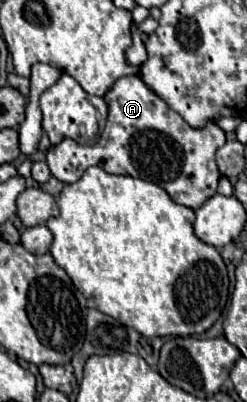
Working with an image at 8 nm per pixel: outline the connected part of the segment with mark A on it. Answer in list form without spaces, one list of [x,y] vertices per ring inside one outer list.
[[[138,75],[120,77],[112,89],[104,95],[108,103],[108,123],[96,145],[76,145],[72,139],[64,139],[46,153],[48,167],[62,183],[74,183],[82,173],[98,165],[106,173],[130,175],[160,185],[178,205],[200,209],[200,205],[216,195],[220,171],[216,167],[216,151],[226,143],[224,131],[216,123],[208,123],[204,129],[192,129],[176,111],[168,109],[160,97],[156,97]]]

